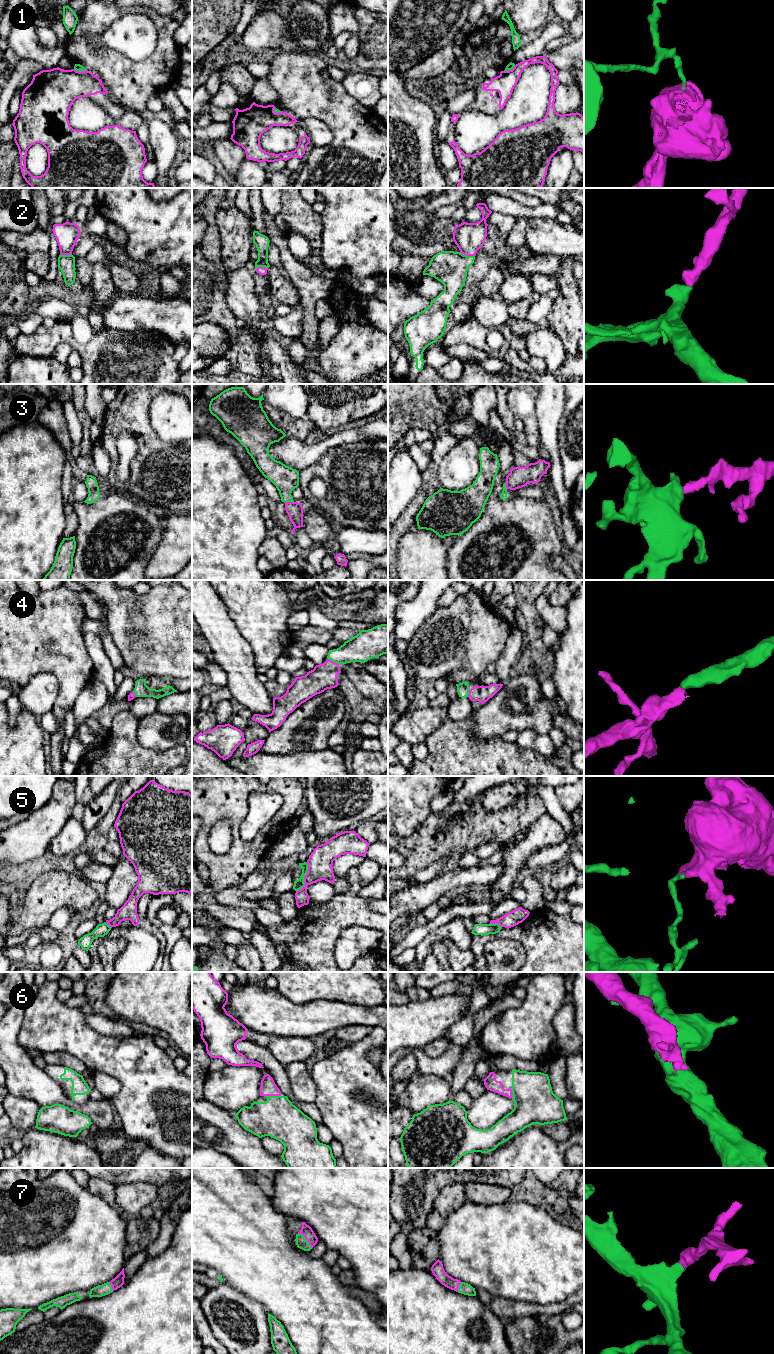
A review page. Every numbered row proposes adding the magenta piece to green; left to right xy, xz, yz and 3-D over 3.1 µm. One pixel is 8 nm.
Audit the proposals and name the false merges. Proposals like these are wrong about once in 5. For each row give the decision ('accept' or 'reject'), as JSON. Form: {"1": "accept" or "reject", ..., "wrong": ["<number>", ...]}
{"1": "reject", "2": "accept", "3": "accept", "4": "accept", "5": "reject", "6": "accept", "7": "accept", "wrong": ["1", "5"]}

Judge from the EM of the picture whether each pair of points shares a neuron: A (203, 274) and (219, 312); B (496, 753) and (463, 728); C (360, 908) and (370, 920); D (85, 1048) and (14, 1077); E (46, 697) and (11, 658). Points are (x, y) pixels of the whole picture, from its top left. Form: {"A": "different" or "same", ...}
{"A": "same", "B": "same", "C": "same", "D": "different", "E": "different"}

